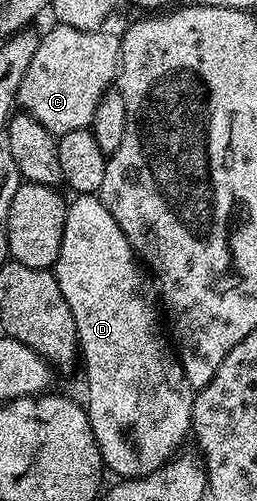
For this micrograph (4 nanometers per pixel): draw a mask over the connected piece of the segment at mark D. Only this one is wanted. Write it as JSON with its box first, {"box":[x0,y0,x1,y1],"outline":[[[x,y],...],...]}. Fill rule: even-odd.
{"box":[52,194,195,479],"outline":[[[97,194],[78,195],[69,200],[64,237],[52,270],[64,301],[68,301],[68,309],[72,309],[72,321],[76,321],[80,359],[83,364],[86,362],[84,406],[105,470],[115,471],[122,479],[142,478],[160,470],[175,457],[186,435],[188,439],[191,434],[195,392],[184,377],[182,364],[164,330],[159,296],[130,248],[128,237],[116,225],[116,217],[108,213]]]}

